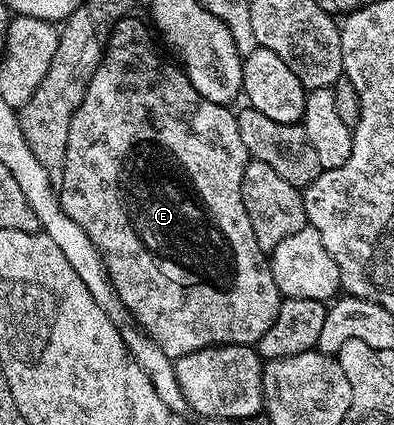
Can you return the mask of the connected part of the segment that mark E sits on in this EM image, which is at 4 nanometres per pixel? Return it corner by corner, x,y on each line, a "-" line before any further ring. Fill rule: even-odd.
129,16
120,18
112,27
104,47
104,56
92,73
82,104
78,104
70,120
70,132
66,136
66,160
62,171
64,187
61,185
58,190
60,206
64,209
64,215
74,220
74,224
78,224
78,228
82,228
82,232
86,232
86,236
100,250
108,270
108,278
135,325
154,339
166,356
175,360
207,346
255,347
256,342
266,336
270,324
274,324
282,295
278,284
274,284
274,276
265,255
261,253
258,240
254,240
254,228
250,224
250,216
246,216
246,204
242,204
242,172
246,172
246,164
250,159
246,144
242,144
242,136
238,132
236,114
227,106
215,106
210,100
206,100
206,96
202,96
202,92
198,92
198,88
190,84
188,75
175,61
156,54
152,47
153,31
145,26
136,16

